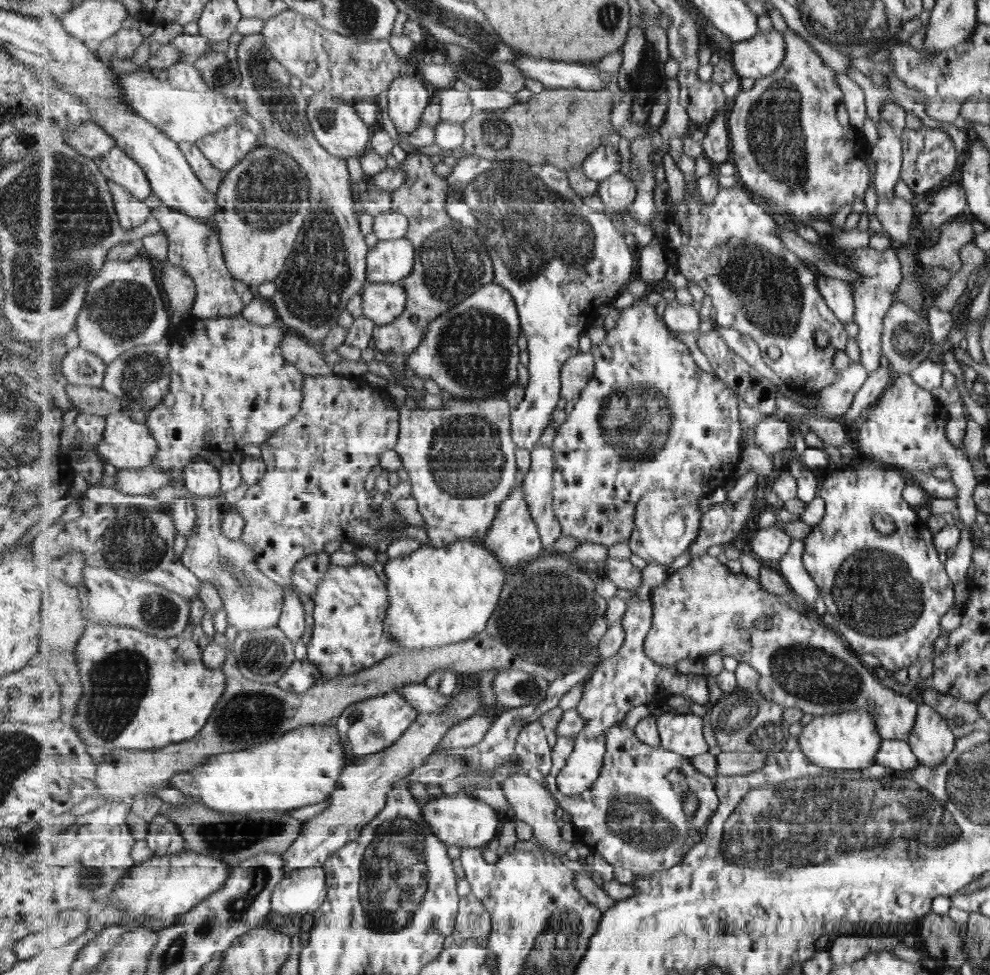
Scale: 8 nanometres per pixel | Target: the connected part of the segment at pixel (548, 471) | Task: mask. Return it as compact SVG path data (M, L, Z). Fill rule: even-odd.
M537 445L532 451L531 473L524 478L525 499L529 501L531 515L539 525L545 547L555 544L563 535L563 527L553 507L554 475L557 468L555 449Z

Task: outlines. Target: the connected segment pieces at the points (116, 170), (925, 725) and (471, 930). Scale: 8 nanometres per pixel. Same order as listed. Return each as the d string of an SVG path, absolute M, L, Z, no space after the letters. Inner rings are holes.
M115 147L101 159L101 172L112 181L123 185L139 201L154 194L144 168L121 147Z
M923 703L917 711L916 722L906 741L917 762L935 768L955 749L956 739L947 726L947 719L931 706Z
M472 892L459 898L459 914L453 930L453 944L467 939L477 939L481 945L487 944L493 926L491 913Z

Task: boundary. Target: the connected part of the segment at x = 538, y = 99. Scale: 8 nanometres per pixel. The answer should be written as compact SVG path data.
M579 88L544 89L526 103L495 111L478 111L464 123L466 138L463 150L481 157L501 161L524 161L534 165L556 165L571 169L581 167L589 154L613 136L613 92L605 90L579 90Z

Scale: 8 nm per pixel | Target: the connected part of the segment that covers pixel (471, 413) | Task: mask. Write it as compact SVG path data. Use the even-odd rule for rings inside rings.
M505 395L489 397L486 399L459 399L454 398L440 410L427 409L411 409L407 408L405 403L401 405L401 437L394 450L399 454L402 462L402 473L410 480L411 496L415 497L418 502L418 510L425 518L425 529L430 544L436 547L444 547L449 543L456 543L461 539L473 539L479 541L486 538L489 529L493 526L493 521L497 518L500 511L501 503L509 498L509 495L517 485L518 462L515 452L516 443L512 437L512 408L511 403L506 399Z

